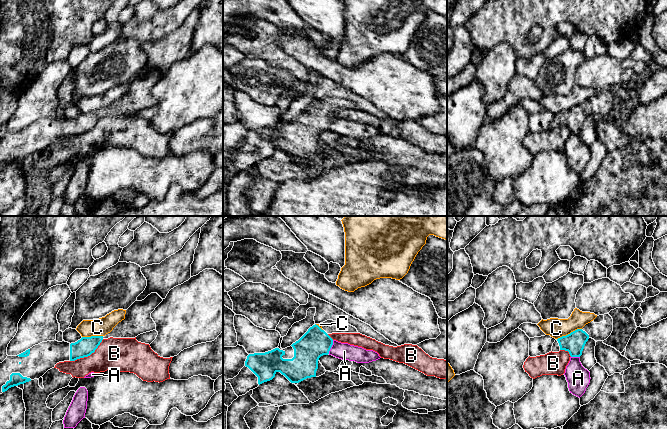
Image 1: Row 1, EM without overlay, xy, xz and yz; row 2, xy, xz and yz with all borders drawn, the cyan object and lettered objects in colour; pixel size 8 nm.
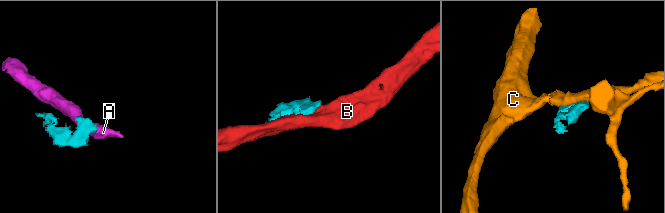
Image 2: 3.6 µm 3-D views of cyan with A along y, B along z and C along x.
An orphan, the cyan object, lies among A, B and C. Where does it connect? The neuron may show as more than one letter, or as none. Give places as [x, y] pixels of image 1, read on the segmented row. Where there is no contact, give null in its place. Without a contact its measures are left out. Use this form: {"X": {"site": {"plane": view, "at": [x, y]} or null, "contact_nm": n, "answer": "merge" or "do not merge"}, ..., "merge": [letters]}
{"A": {"site": {"plane": "xz", "at": [331, 346]}, "contact_nm": 120, "answer": "do not merge"}, "B": {"site": {"plane": "xy", "at": [88, 355]}, "contact_nm": 320, "answer": "do not merge"}, "C": {"site": {"plane": "yz", "at": [570, 333]}, "contact_nm": 220, "answer": "do not merge"}, "merge": []}

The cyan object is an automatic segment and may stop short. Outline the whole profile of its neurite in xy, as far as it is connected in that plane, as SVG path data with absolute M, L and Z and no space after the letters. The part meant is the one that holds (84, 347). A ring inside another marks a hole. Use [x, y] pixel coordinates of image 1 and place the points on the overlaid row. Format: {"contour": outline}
{"contour": "M103 336L82 337L75 343L42 342L0 363L0 394L9 388L39 379L59 362L88 357L98 348Z"}

